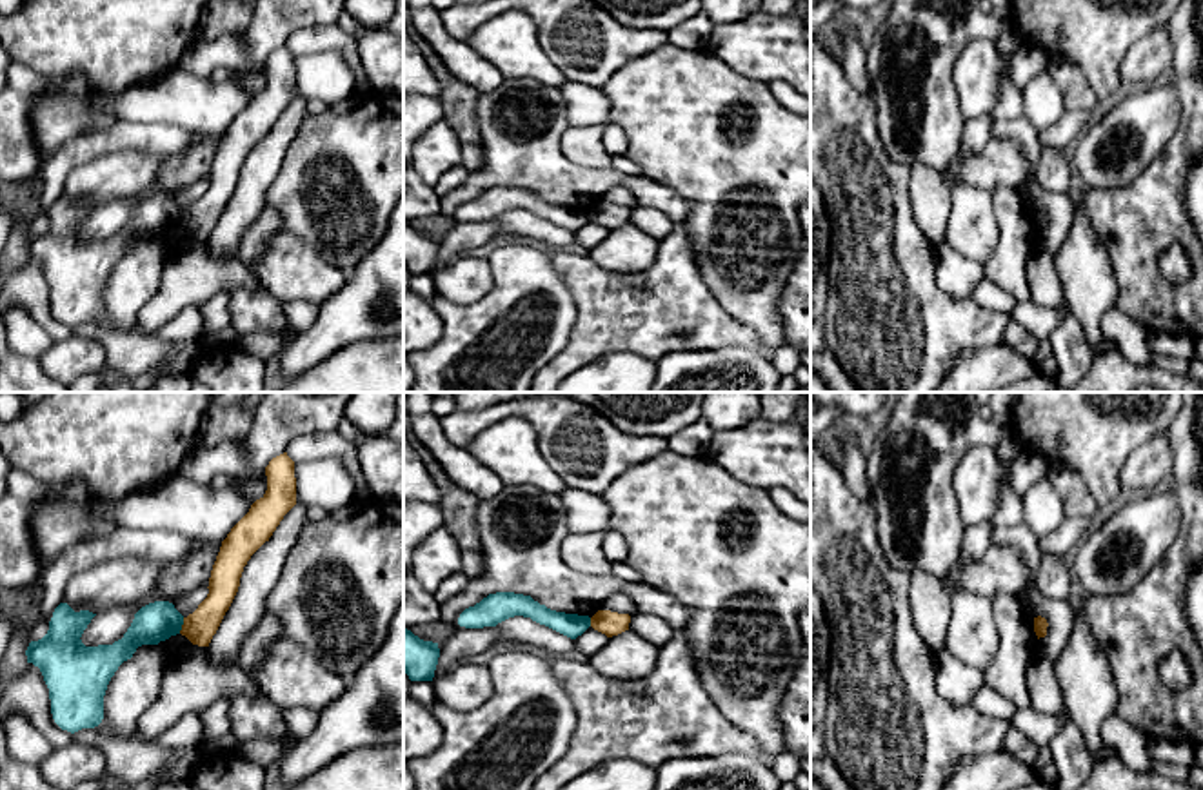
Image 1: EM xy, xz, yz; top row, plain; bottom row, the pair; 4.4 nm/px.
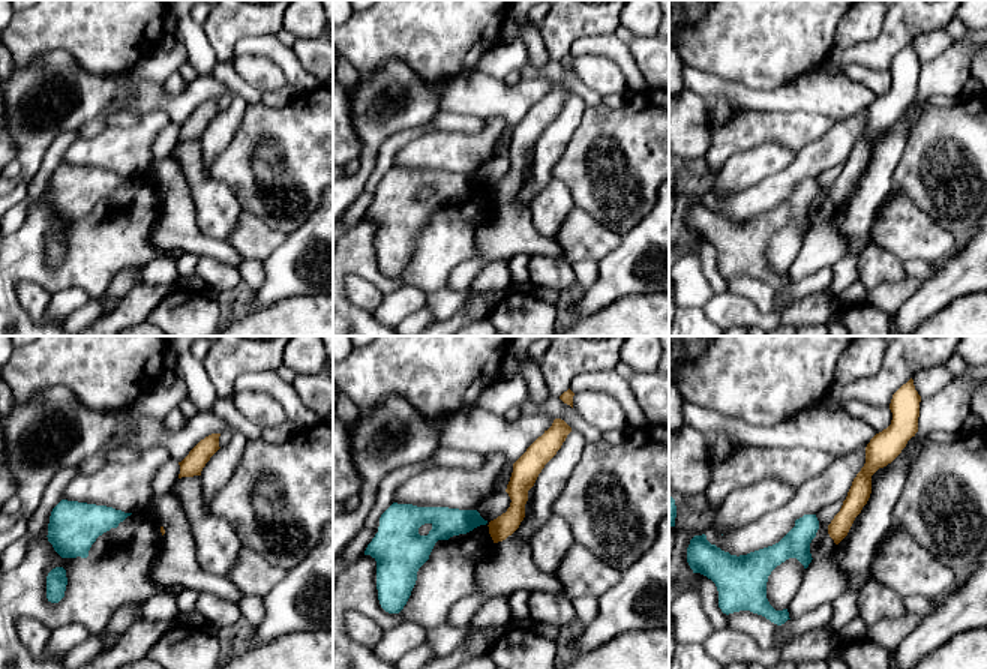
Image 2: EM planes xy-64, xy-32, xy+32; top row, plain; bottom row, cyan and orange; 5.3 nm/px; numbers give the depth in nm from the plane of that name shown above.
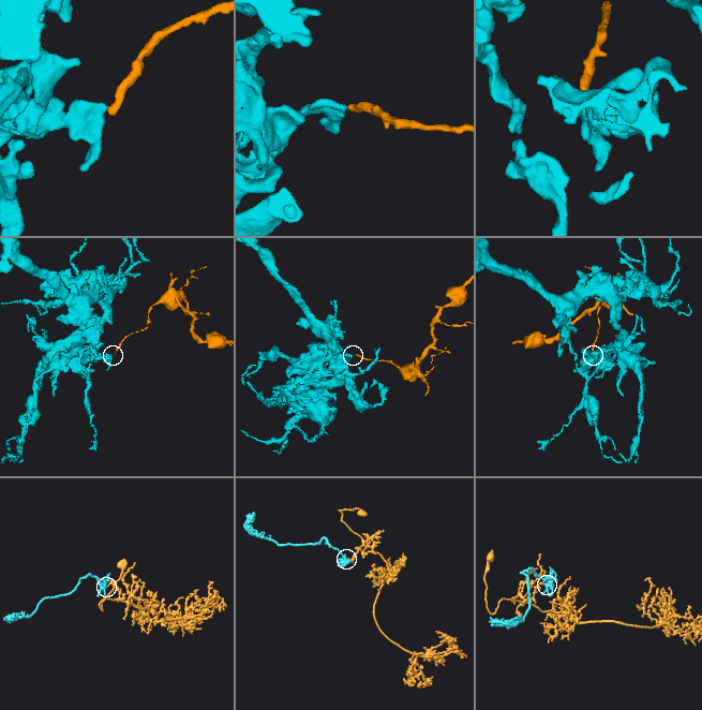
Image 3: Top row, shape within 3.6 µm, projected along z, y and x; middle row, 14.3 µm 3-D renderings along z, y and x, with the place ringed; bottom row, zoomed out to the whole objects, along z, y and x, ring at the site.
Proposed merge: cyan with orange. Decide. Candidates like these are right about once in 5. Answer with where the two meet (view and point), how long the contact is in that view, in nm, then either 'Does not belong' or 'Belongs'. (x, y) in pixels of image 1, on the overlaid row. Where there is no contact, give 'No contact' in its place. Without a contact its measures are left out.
Touches cyan at xy (182, 623). Shared border 80 nm. Does not belong

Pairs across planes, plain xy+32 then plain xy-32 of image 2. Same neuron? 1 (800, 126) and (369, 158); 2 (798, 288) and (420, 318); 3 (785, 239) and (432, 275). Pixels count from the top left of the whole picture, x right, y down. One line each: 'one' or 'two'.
1: two
2: two
3: one

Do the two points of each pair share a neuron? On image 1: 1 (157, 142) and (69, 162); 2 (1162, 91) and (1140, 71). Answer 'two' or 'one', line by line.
1: one
2: two

